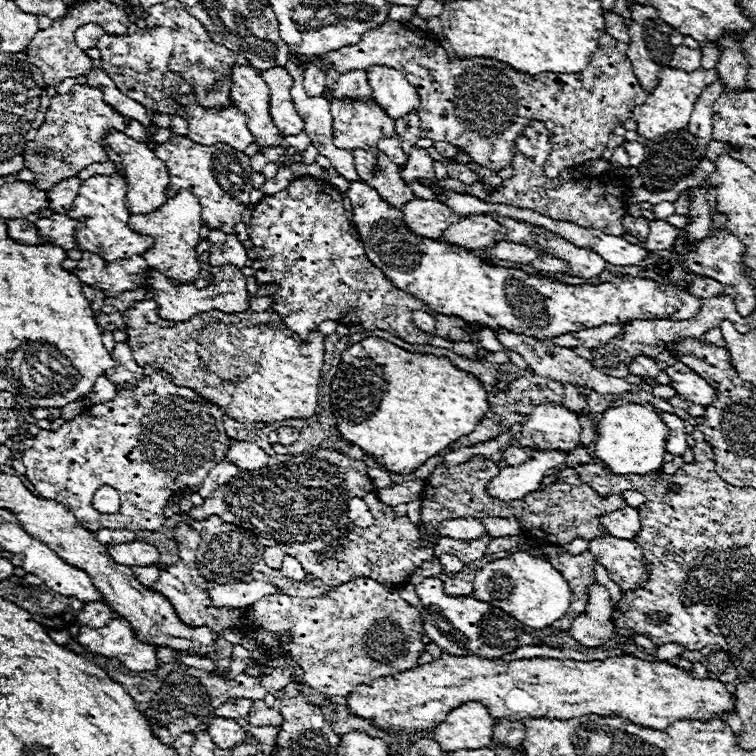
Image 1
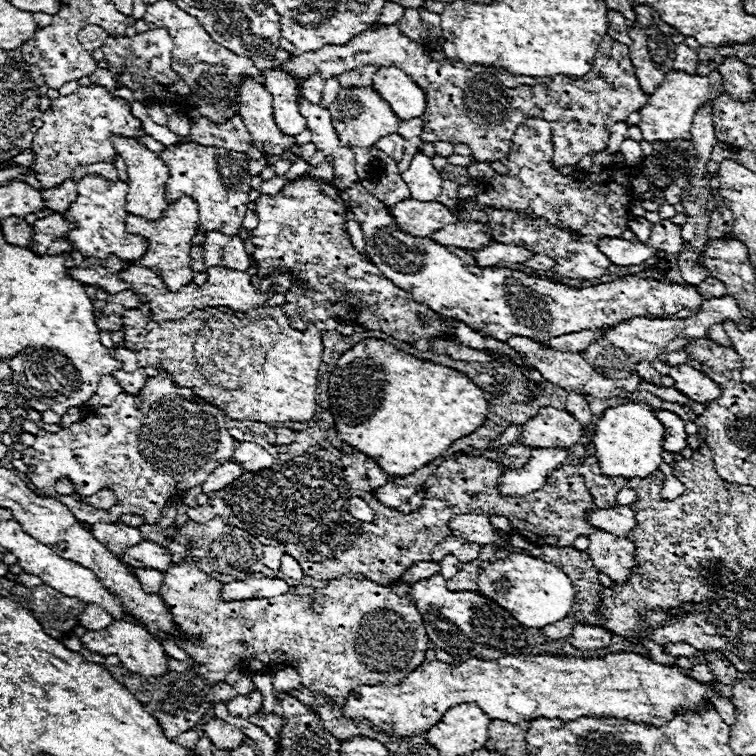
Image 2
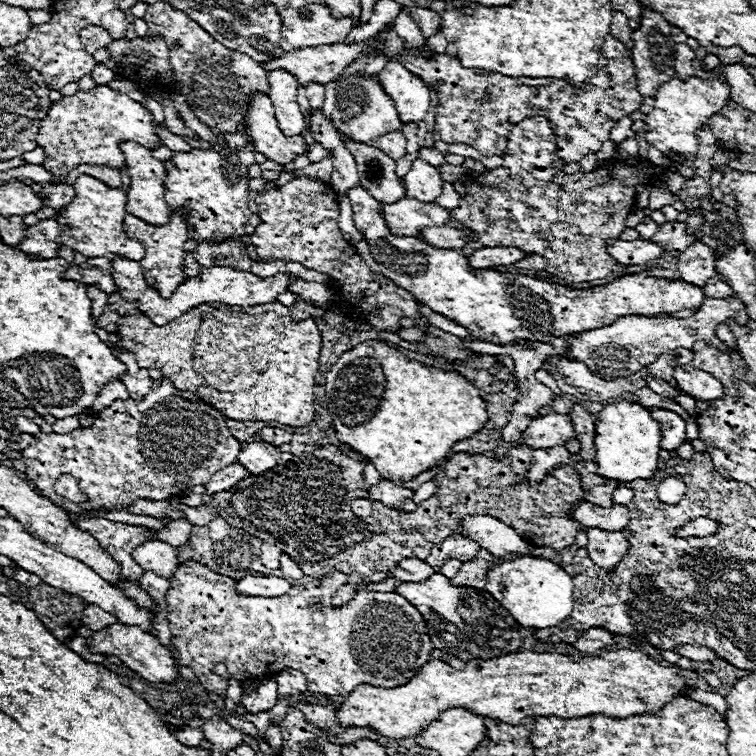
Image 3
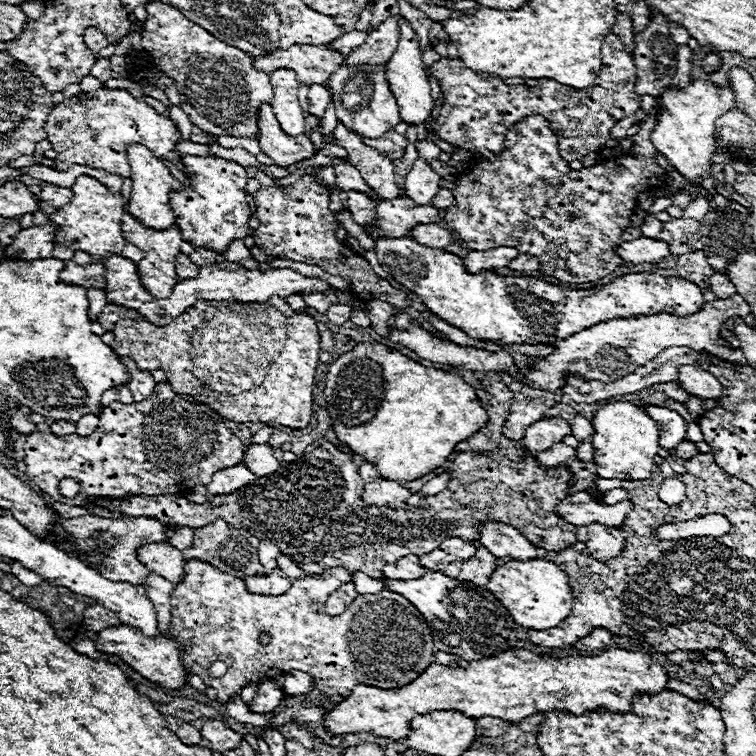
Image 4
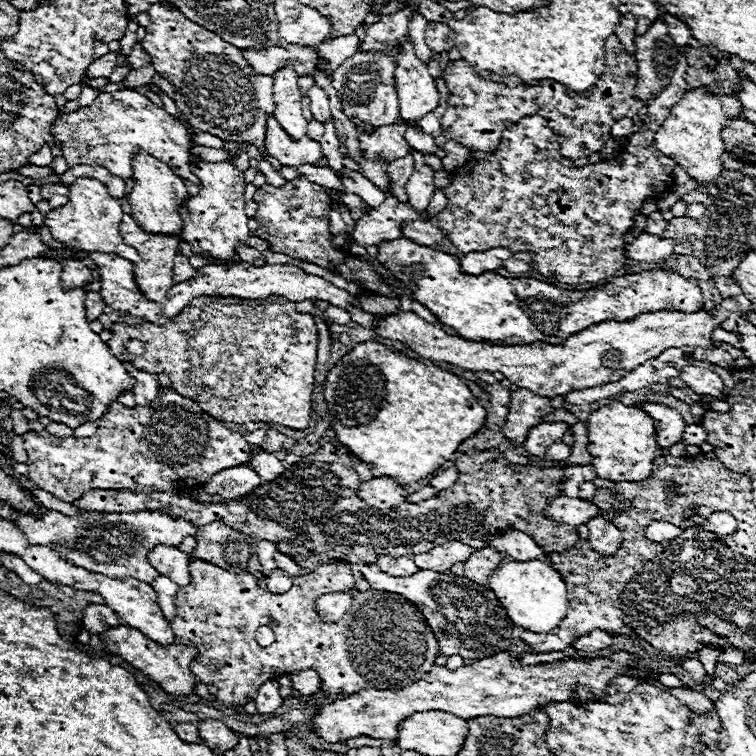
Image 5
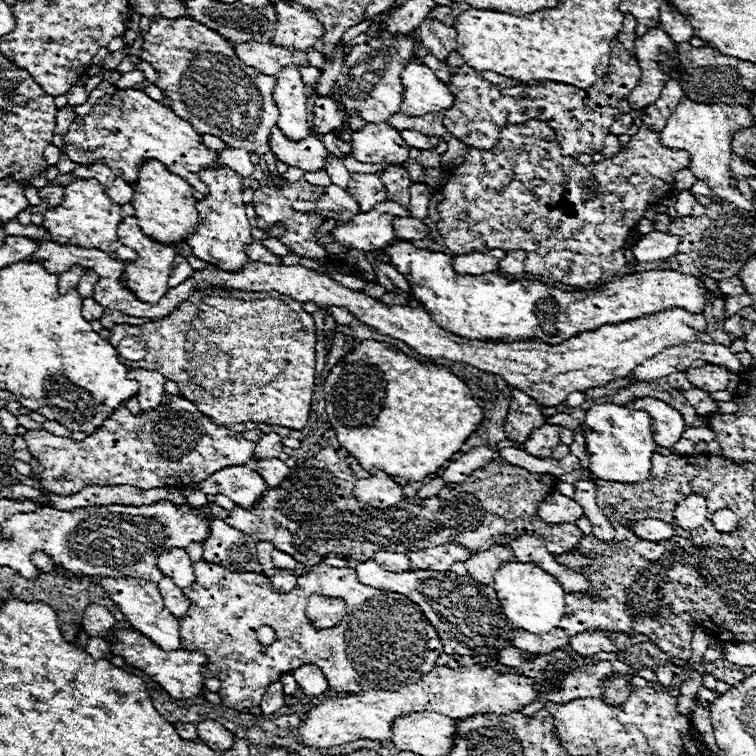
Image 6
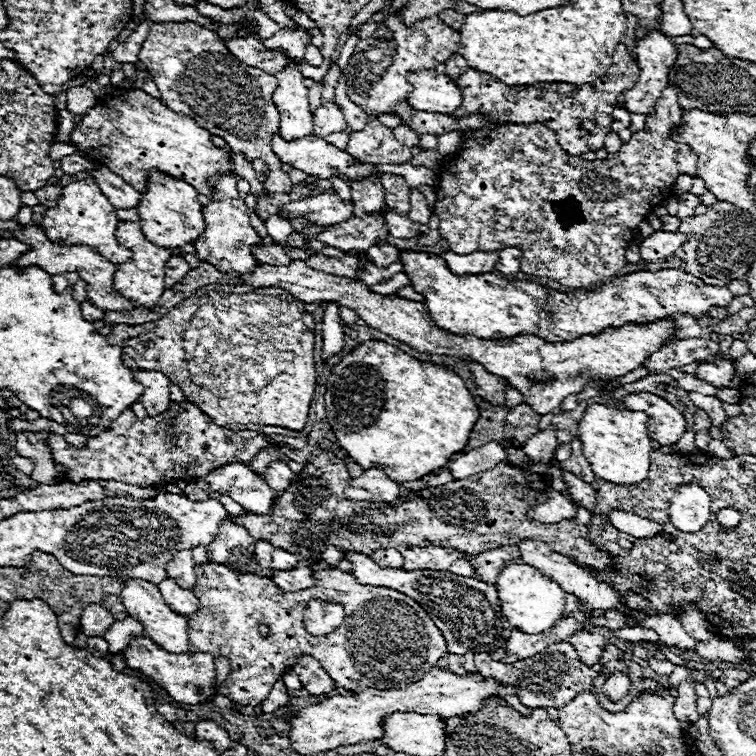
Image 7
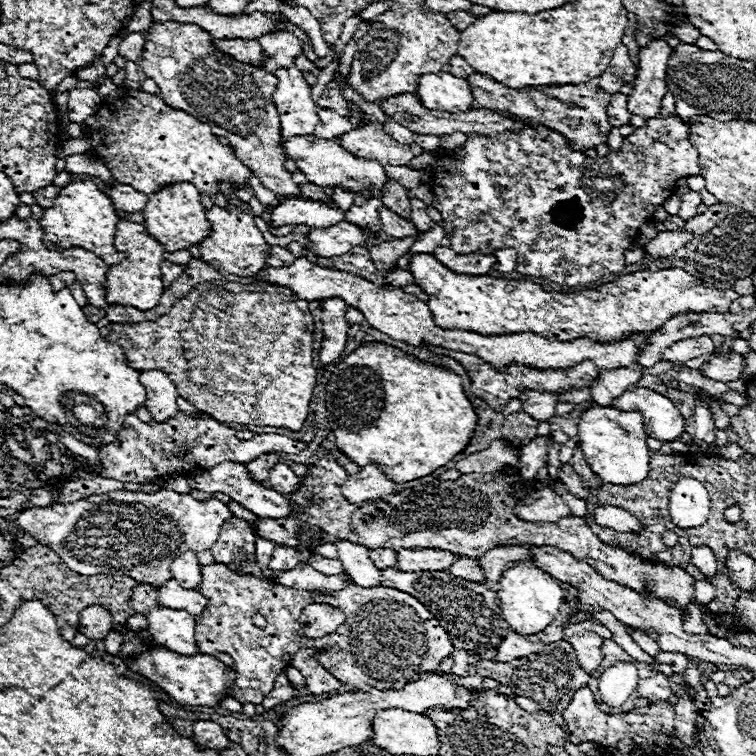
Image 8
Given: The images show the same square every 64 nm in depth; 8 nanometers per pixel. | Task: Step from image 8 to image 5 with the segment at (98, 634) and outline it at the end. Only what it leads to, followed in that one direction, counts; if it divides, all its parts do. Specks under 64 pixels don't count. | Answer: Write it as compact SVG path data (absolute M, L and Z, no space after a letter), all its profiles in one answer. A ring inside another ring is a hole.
M92 604L92 606L88 606L88 610L84 610L82 624L90 634L102 634L104 630L116 628L120 624L120 618L108 606Z

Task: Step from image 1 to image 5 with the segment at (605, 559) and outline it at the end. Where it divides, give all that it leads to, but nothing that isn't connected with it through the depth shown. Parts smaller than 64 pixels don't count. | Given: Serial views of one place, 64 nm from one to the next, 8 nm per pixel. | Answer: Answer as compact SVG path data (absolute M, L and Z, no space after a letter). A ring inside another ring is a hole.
M592 518L586 526L590 530L588 542L590 542L592 550L596 550L596 554L600 554L600 556L616 554L616 550L622 544L622 536L614 524L610 524L604 518Z

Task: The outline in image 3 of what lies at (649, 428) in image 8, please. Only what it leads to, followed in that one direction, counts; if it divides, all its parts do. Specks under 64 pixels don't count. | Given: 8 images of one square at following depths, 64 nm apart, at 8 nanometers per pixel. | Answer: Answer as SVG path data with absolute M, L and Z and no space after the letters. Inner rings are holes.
M650 408L650 410L652 410L652 418L660 422L660 430L664 430L664 438L660 442L662 450L676 450L680 444L686 442L686 426L676 412L662 408Z

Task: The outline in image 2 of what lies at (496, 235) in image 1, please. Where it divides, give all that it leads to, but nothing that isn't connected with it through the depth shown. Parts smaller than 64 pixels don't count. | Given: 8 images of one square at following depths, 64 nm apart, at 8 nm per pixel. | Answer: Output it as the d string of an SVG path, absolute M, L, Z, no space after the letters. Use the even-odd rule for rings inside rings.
M456 222L452 226L444 226L444 230L438 230L432 240L464 250L480 250L480 246L492 244L490 226L484 222Z

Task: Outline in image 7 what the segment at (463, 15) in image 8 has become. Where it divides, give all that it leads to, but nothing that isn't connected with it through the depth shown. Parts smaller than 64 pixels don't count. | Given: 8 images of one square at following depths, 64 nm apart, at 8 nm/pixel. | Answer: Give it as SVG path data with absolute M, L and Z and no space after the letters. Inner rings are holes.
M442 10L438 16L442 22L446 22L454 30L460 30L460 24L464 24L464 16L458 14L456 10Z

